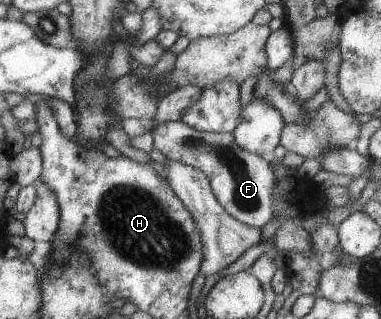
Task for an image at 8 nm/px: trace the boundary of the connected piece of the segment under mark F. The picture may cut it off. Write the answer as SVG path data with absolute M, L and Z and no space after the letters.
M183 121L158 122L152 128L154 148L171 161L202 170L210 180L219 204L239 222L262 228L274 216L274 194L277 192L272 166L261 155L243 150L232 133L198 131Z

